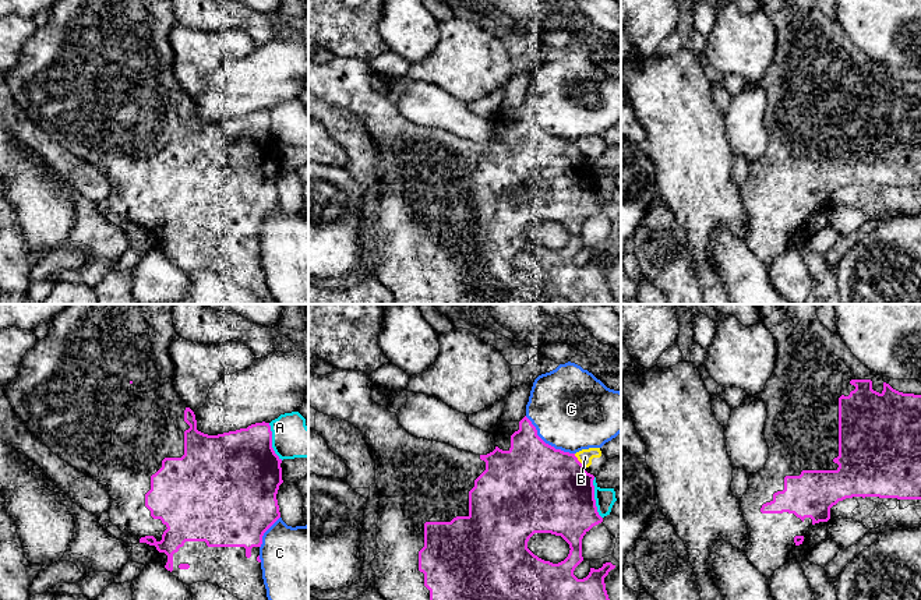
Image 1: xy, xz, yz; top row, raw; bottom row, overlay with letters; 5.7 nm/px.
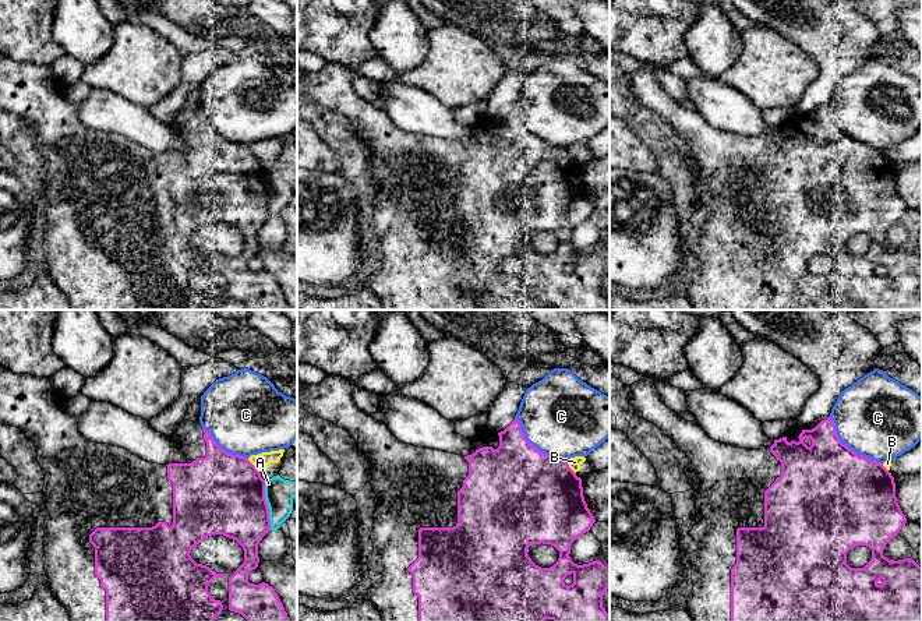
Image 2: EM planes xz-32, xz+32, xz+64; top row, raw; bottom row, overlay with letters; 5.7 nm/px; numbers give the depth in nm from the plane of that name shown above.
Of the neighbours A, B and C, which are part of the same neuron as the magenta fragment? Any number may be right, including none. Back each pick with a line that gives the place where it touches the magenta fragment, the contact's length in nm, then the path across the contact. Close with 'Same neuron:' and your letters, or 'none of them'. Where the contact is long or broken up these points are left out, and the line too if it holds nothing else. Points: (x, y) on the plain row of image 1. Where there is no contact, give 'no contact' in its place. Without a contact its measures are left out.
Same neuron: none of them

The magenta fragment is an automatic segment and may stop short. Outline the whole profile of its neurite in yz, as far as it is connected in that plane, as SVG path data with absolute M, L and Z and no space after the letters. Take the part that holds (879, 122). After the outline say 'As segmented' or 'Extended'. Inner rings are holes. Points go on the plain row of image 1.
M761 0L762 11L770 18L777 35L777 45L773 61L768 67L765 77L747 87L756 85L768 96L765 112L765 127L769 134L769 145L763 156L749 162L748 176L741 184L741 200L748 213L747 232L742 239L752 253L768 267L776 257L790 247L790 240L795 233L802 232L809 215L830 207L830 195L839 188L853 184L879 184L897 187L921 187L921 82L903 81L893 77L883 68L883 64L862 52L846 33L843 27L830 20L818 6L816 0Z. Extended

